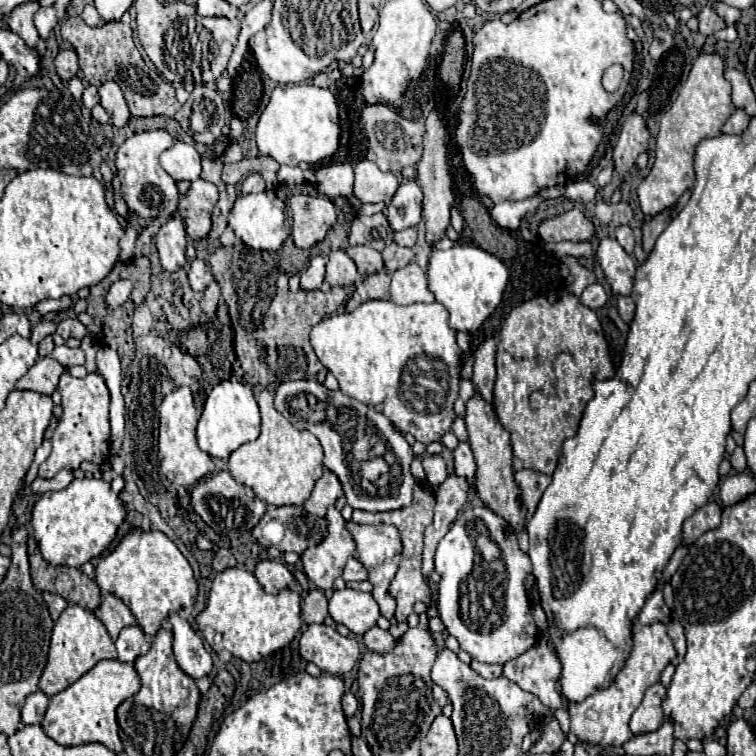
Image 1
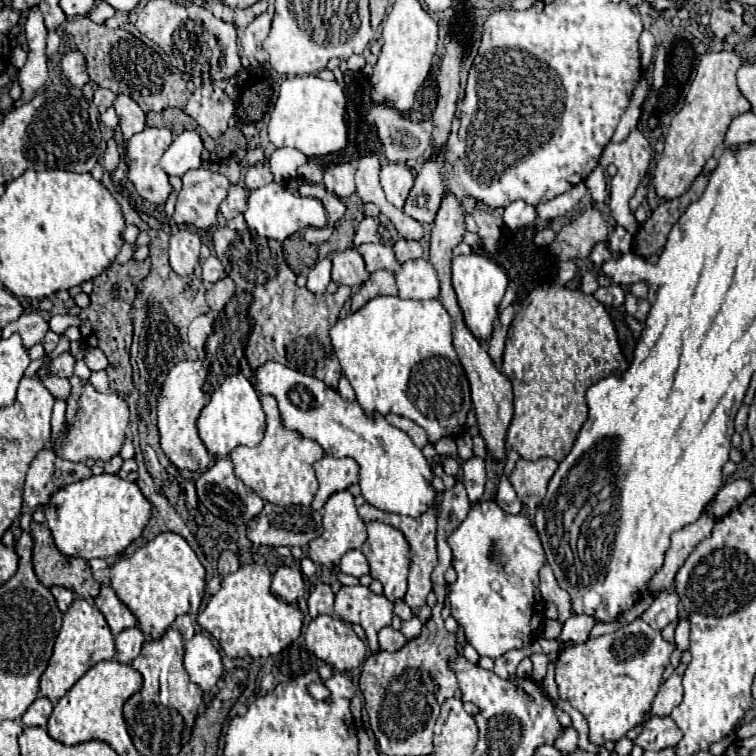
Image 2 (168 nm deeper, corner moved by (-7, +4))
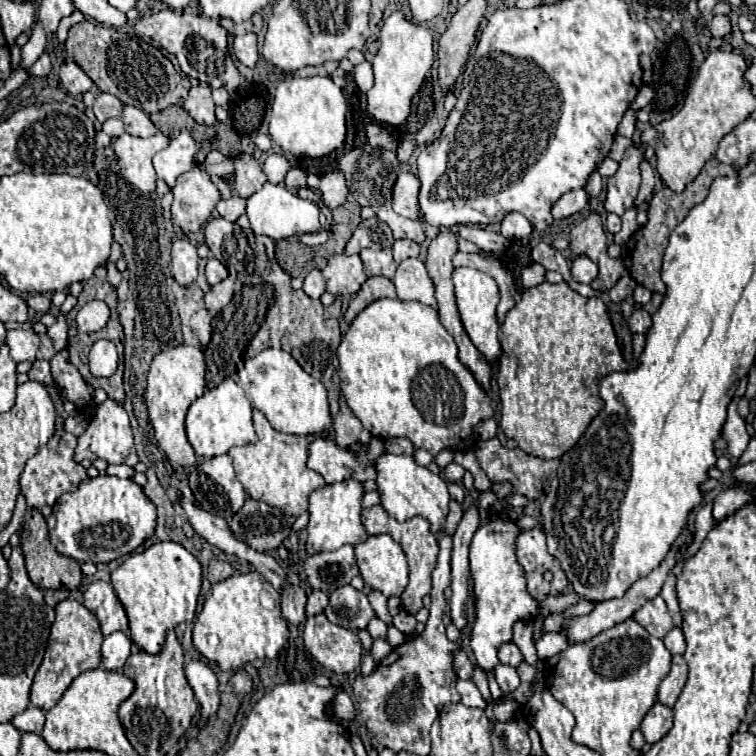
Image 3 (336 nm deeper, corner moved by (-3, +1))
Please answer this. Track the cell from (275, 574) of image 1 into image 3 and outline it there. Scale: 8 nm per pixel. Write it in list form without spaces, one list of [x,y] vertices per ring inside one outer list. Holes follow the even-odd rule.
[[[287,583],[281,591],[281,611],[283,611],[283,619],[289,625],[301,625],[305,621],[305,591],[299,585],[291,585]]]

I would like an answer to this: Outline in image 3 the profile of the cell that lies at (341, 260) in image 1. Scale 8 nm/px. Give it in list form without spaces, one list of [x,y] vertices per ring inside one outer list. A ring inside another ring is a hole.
[[[333,255],[323,269],[323,277],[327,281],[327,291],[331,295],[355,295],[359,287],[365,283],[367,275],[363,271],[363,263],[359,255]]]

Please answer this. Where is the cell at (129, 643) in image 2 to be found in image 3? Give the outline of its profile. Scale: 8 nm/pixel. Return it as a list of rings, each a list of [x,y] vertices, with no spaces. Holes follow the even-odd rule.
[[[121,631],[107,635],[103,641],[103,647],[101,647],[101,653],[103,653],[101,665],[109,671],[121,671],[131,653],[131,645],[133,645],[131,639]]]

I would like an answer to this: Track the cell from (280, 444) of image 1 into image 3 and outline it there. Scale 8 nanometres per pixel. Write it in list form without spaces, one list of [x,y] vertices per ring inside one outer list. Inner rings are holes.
[[[253,409],[253,423],[255,423],[255,431],[259,439],[253,445],[233,447],[227,453],[233,459],[235,475],[251,499],[265,501],[271,507],[283,509],[285,513],[299,517],[309,507],[309,495],[315,489],[325,487],[325,481],[321,479],[321,475],[317,475],[315,471],[307,467],[309,439],[275,431],[259,409]]]

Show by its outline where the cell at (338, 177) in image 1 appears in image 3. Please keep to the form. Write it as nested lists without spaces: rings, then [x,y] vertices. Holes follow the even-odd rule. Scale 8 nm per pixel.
[[[331,171],[331,173],[325,173],[321,177],[321,183],[319,183],[319,191],[323,195],[323,203],[329,207],[329,209],[335,209],[339,205],[345,203],[347,195],[349,195],[349,189],[345,185],[345,175],[341,175],[341,171]]]

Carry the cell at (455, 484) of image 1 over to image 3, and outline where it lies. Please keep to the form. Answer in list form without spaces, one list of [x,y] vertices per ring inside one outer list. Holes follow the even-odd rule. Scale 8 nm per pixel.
[[[451,499],[449,515],[439,533],[439,557],[437,557],[437,567],[433,571],[433,589],[431,589],[433,603],[429,607],[431,615],[429,621],[425,623],[425,631],[419,637],[395,647],[377,665],[377,669],[371,675],[359,675],[353,685],[353,693],[357,697],[365,727],[369,731],[375,731],[375,739],[379,741],[379,745],[391,749],[393,753],[409,751],[415,755],[429,755],[431,753],[429,729],[443,707],[441,701],[459,699],[459,693],[455,689],[457,675],[453,669],[453,653],[459,651],[459,643],[447,639],[441,615],[445,613],[447,607],[443,591],[451,583],[451,567],[449,567],[451,541],[453,541],[453,531],[461,521],[461,515],[463,515],[461,503]]]

